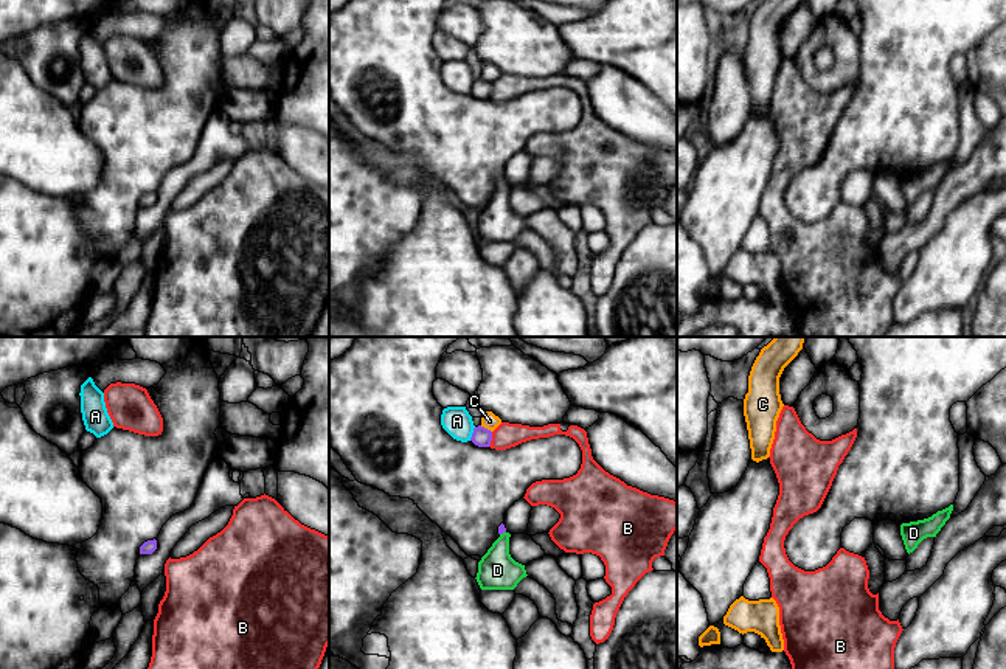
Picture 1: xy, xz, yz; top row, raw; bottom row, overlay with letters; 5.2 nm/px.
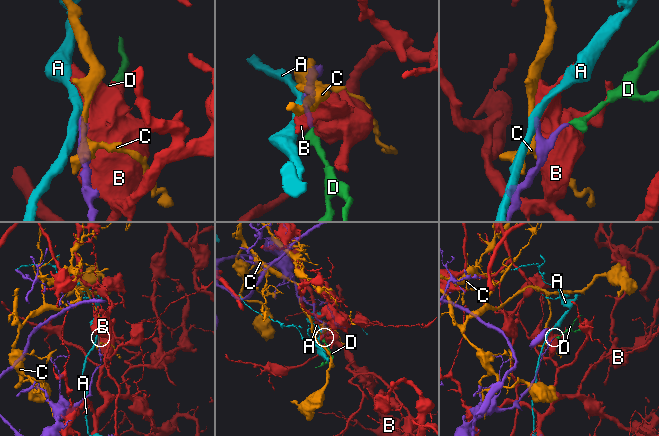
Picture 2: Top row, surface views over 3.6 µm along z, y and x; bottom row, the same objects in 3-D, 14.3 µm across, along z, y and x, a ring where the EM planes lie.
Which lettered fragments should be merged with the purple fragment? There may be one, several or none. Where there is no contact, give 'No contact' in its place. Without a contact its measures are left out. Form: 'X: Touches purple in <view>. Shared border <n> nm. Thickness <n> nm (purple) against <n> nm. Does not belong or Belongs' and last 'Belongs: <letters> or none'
A: Touches purple in xz. Shared border 80 nm. Thickness 100 nm (purple) against 150 nm. Does not belong
B: Touches purple in xz. Shared border 80 nm. Thickness 100 nm (purple) against 130 nm. Does not belong
C: Touches purple in xz. Shared border 70 nm. Thickness 100 nm (purple) against 90 nm. Does not belong
D: Touches purple in xz. Shared border 40 nm. Thickness 40 nm (purple) against 200 nm. Belongs
Belongs: D

